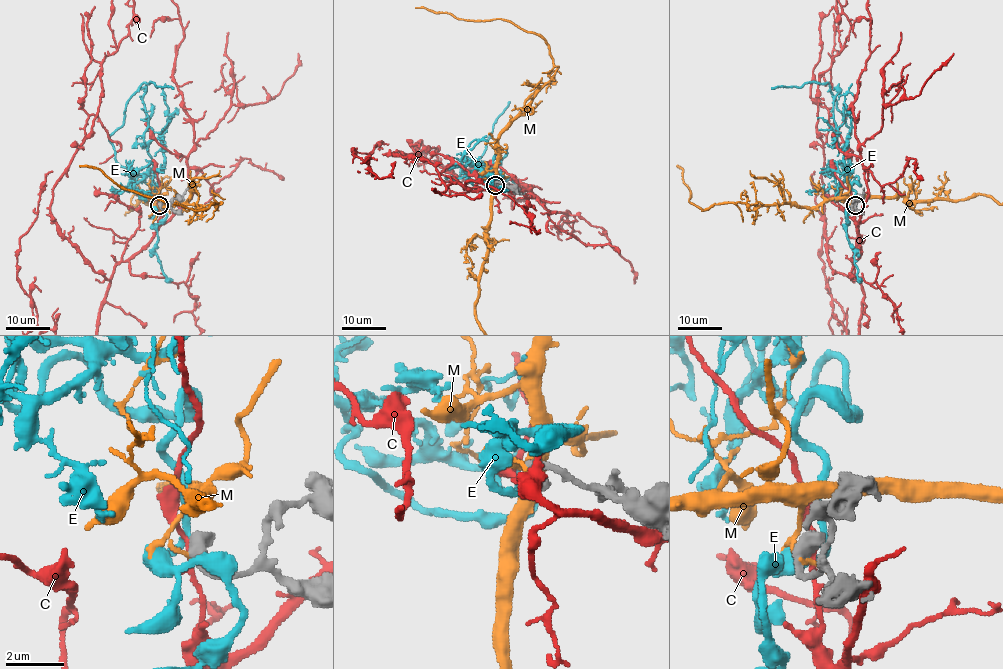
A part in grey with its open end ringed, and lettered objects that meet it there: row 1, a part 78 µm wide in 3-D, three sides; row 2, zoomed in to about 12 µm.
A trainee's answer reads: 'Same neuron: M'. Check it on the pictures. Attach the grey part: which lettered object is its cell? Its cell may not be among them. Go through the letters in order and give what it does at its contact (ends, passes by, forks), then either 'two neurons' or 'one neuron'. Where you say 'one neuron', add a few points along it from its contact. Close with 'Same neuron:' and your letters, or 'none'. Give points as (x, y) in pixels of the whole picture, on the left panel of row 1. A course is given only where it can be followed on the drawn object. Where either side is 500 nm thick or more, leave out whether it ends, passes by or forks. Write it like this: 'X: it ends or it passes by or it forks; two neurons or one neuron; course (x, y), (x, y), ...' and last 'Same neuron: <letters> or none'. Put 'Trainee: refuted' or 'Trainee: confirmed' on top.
Trainee: refuted
C: two neurons
E: one neuron; course (160, 204), (158, 182), (140, 176), (130, 181), (109, 137), (144, 83), (173, 88)
M: two neurons
Same neuron: E

